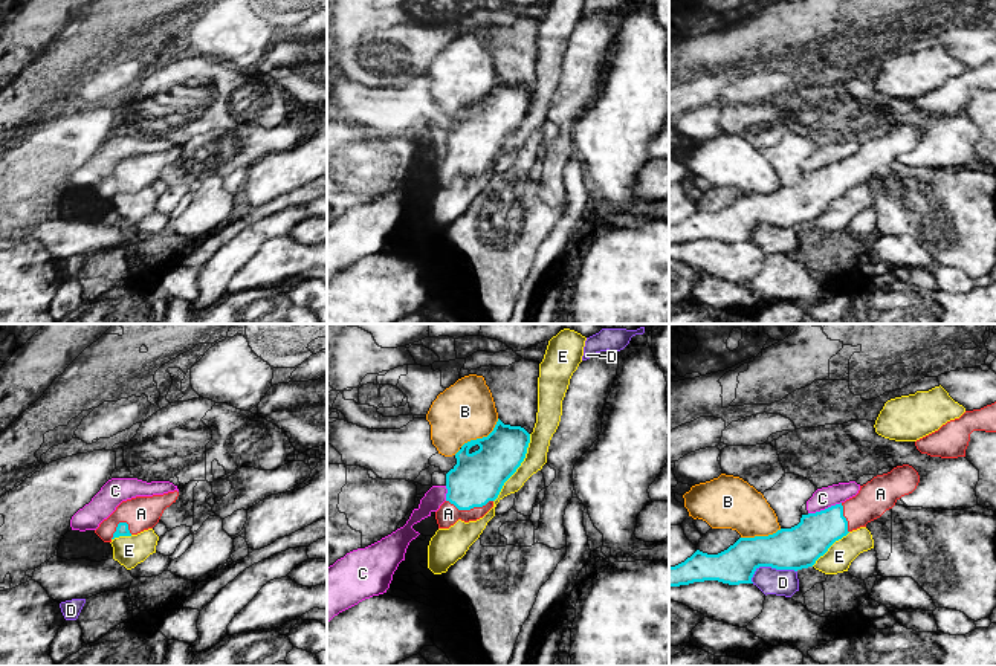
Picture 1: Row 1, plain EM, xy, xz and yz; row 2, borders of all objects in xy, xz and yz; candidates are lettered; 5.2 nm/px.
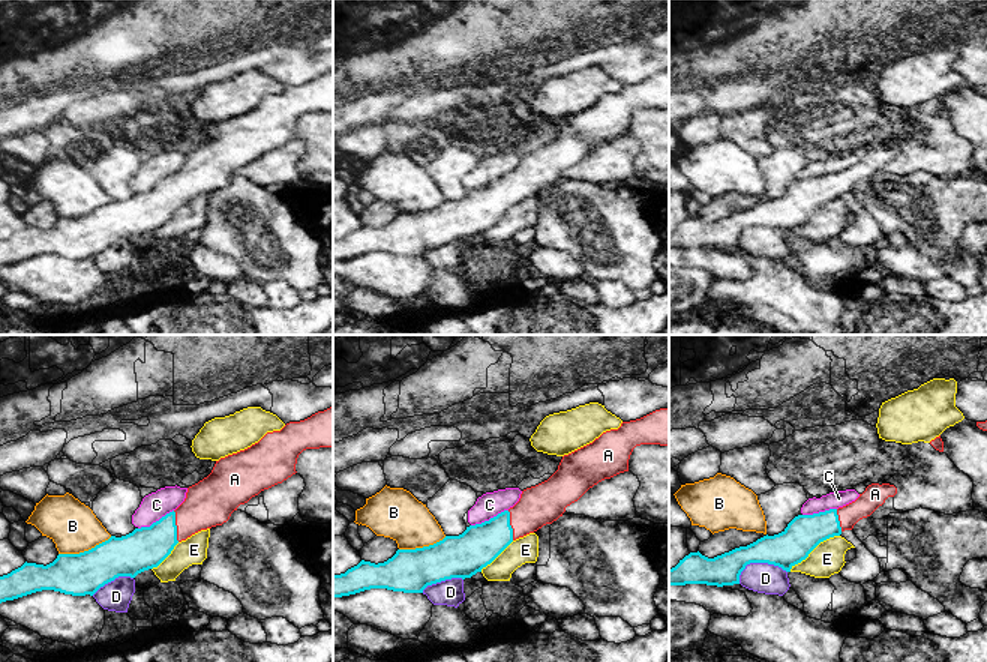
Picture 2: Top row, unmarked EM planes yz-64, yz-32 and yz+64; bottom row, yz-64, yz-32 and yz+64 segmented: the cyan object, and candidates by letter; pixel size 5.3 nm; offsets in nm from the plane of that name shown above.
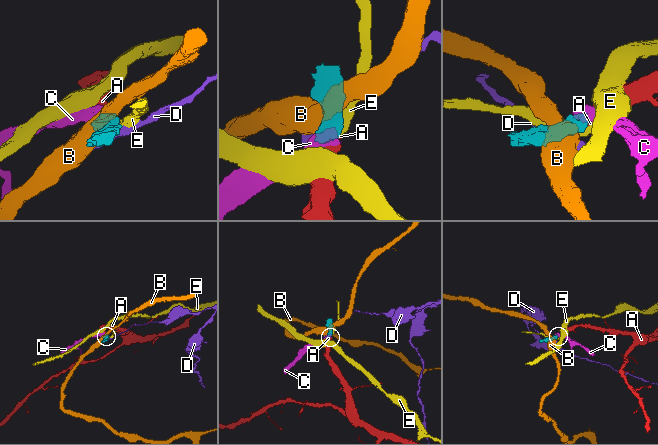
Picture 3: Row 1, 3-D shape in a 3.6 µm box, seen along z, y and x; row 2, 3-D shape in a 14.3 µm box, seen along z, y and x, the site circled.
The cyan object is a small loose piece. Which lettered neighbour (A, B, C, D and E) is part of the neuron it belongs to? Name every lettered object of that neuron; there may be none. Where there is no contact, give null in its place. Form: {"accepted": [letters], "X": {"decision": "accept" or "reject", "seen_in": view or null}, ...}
{"accepted": ["A"], "A": {"decision": "accept", "seen_in": "xz"}, "B": {"decision": "reject", "seen_in": "xz"}, "C": {"decision": "reject", "seen_in": "yz"}, "D": {"decision": "reject", "seen_in": "yz"}, "E": {"decision": "reject", "seen_in": "xz"}}

